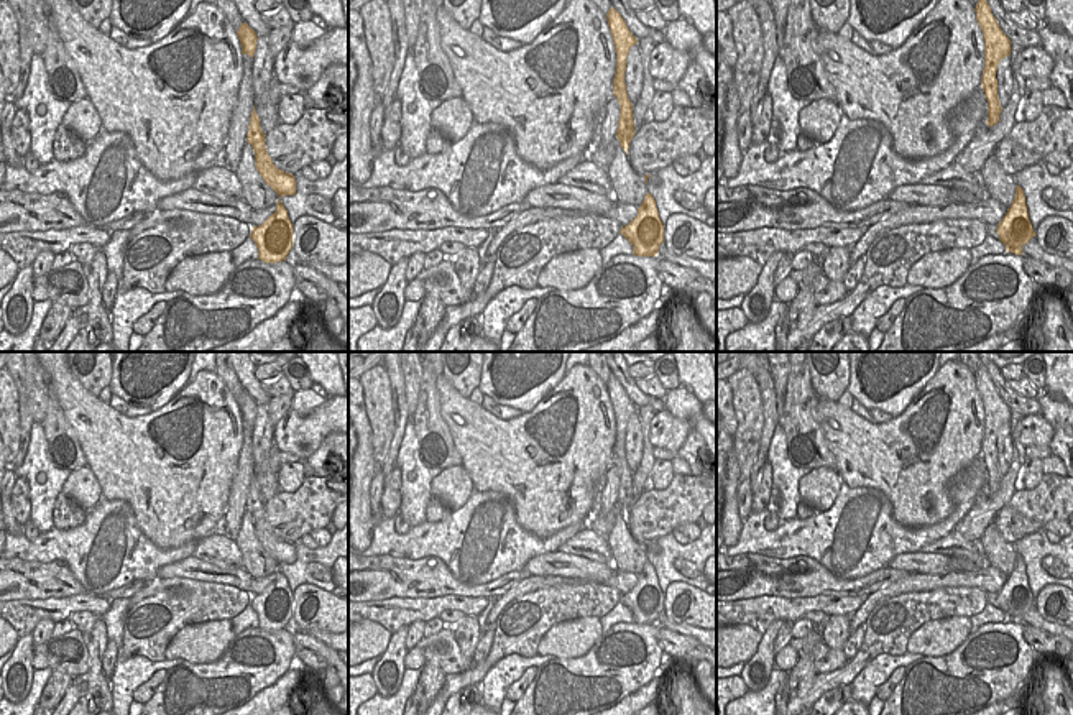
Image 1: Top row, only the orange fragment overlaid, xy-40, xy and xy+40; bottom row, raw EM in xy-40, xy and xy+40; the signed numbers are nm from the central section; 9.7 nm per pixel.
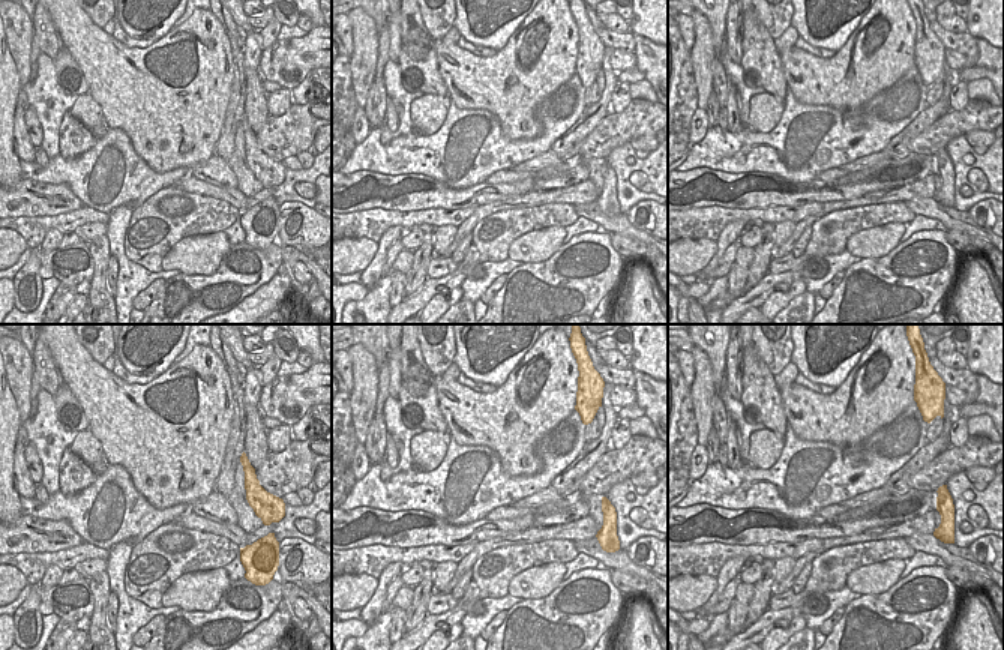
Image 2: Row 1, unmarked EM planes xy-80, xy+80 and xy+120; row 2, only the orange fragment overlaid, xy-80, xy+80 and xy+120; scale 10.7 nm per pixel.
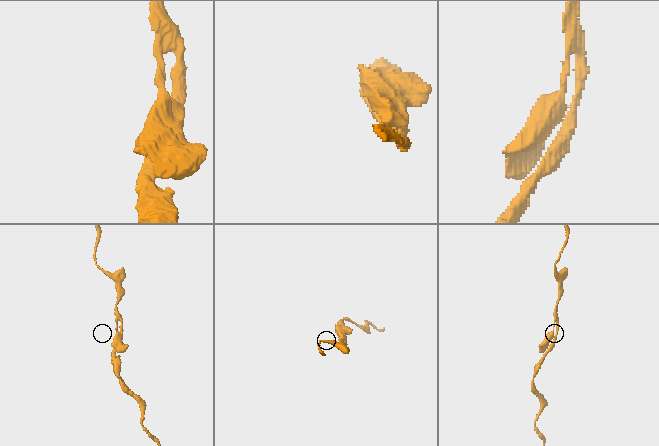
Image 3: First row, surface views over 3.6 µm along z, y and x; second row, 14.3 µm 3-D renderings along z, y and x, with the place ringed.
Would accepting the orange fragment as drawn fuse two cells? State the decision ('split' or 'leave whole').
split

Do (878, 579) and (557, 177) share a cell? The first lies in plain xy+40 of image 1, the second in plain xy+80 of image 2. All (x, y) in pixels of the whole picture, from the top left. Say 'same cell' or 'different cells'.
same cell

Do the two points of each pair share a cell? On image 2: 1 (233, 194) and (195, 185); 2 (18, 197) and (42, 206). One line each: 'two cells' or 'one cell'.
1: one cell
2: one cell

